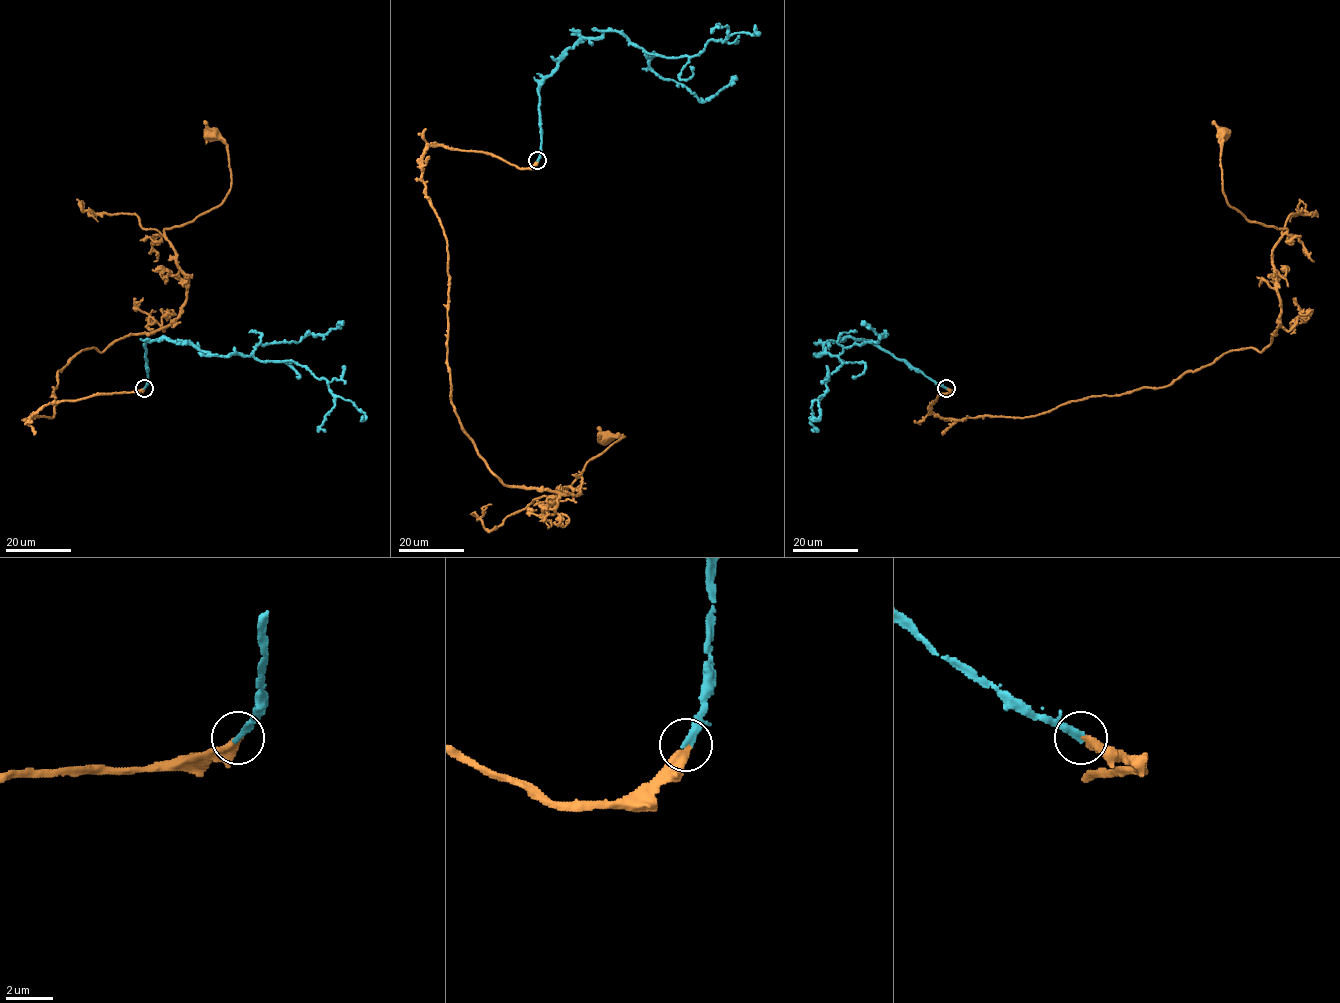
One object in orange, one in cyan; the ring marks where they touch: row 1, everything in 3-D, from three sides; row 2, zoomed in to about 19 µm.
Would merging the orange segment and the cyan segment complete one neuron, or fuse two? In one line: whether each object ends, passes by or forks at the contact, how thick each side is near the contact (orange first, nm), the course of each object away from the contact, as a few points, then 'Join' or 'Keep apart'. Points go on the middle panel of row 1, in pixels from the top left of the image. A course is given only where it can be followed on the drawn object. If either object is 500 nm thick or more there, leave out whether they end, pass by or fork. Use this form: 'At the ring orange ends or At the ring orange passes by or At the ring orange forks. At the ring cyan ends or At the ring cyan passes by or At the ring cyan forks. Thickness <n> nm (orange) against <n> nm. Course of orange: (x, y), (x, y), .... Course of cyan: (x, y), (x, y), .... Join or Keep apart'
At the ring orange ends. At the ring cyan ends. Thickness 360 nm (orange) against 300 nm. Course of orange: (537, 160), (424, 152), (447, 242), (451, 400), (505, 484), (580, 492), (558, 501), (625, 437), (603, 436). Course of cyan: (537, 160), (539, 86), (584, 38), (616, 31), (648, 53), (692, 56), (710, 40), (758, 35), (755, 24). Join

